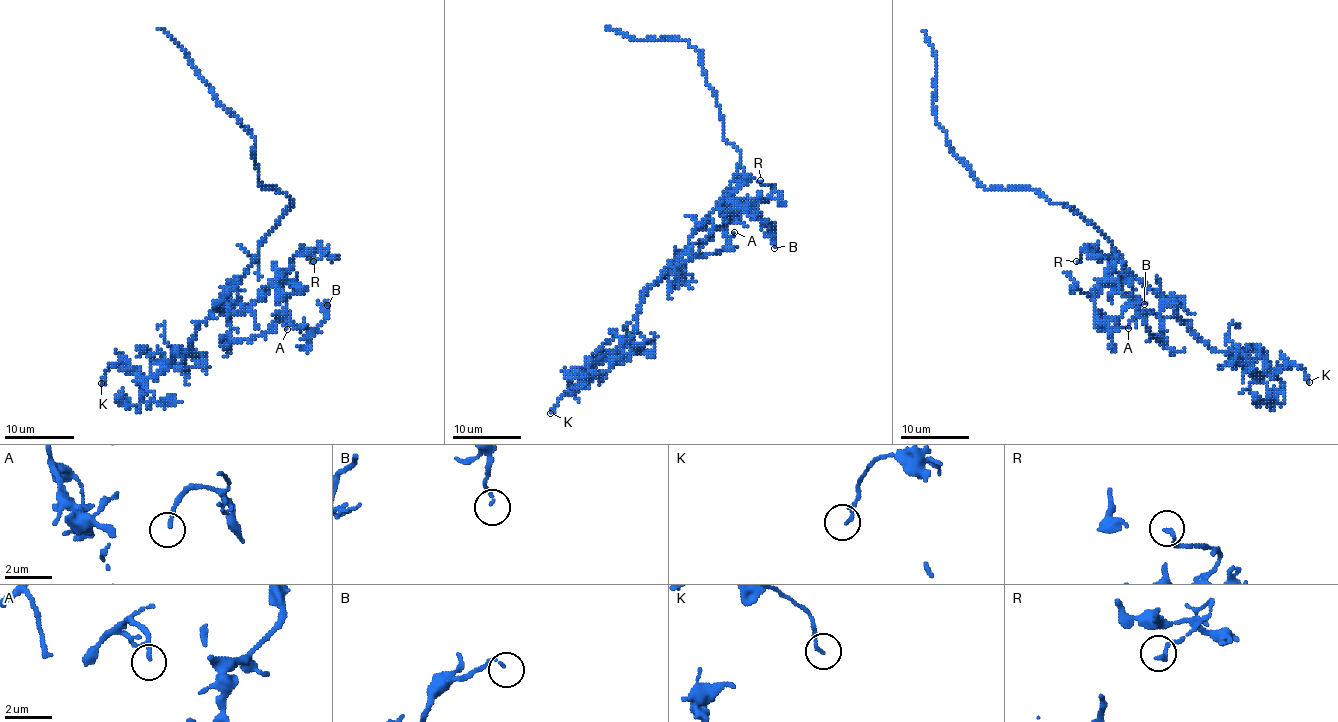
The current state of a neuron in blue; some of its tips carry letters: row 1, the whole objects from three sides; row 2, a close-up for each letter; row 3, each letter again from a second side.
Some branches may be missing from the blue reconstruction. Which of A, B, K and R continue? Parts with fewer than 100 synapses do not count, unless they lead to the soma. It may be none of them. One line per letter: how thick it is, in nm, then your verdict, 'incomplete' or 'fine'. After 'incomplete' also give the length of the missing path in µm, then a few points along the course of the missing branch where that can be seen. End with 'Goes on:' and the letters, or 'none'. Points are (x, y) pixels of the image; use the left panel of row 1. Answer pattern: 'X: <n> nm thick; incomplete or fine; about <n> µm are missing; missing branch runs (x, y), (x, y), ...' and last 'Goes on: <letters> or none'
A: 160 nm thick; fine
B: 110 nm thick; fine
K: 130 nm thick; fine
R: 160 nm thick; fine
Goes on: none

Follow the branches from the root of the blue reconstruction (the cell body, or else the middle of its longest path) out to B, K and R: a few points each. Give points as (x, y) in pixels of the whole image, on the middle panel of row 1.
B: (722, 199), (691, 236), (674, 267), (715, 227), (726, 225), (728, 201), (733, 198), (772, 225), (774, 248)
K: (722, 199), (679, 258), (647, 289), (634, 339), (597, 360), (550, 413)
R: (722, 199), (674, 267), (724, 227), (729, 213), (738, 218), (746, 203), (776, 189), (760, 180)

